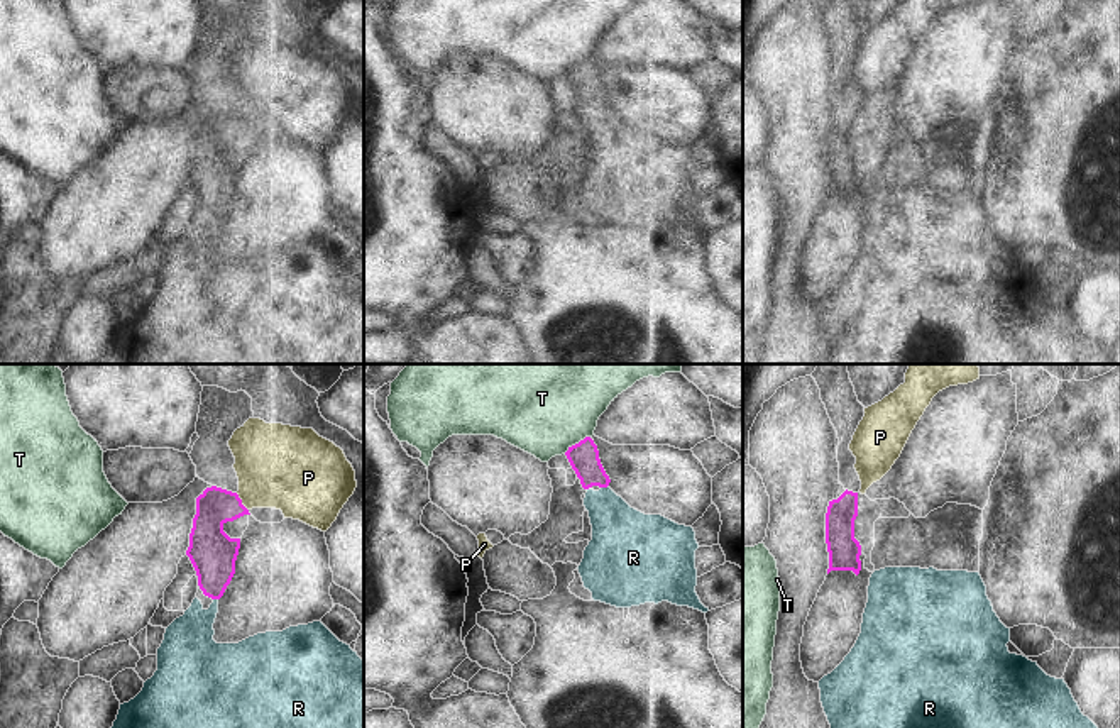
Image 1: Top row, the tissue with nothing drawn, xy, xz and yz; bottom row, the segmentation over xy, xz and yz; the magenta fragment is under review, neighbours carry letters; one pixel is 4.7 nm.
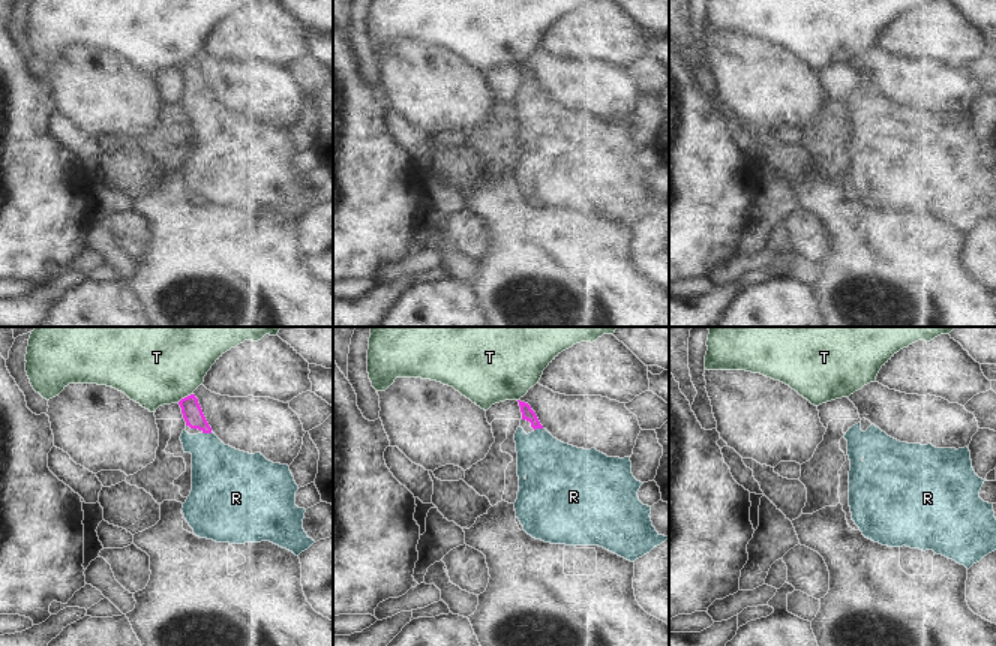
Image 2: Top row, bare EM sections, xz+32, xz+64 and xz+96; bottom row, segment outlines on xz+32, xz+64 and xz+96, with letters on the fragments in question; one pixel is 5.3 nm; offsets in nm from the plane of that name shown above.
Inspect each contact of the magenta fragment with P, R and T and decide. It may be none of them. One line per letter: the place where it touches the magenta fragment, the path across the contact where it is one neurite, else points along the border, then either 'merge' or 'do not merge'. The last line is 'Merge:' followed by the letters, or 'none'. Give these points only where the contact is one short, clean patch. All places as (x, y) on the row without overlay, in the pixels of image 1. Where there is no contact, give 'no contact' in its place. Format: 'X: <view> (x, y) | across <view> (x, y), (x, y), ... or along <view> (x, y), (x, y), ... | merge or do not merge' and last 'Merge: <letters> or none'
P: xy (241, 122) | along xy (236, 114), (247, 131) | do not merge
R: xz (604, 107) | across xz (584, 78), (587, 88), (604, 107), (604, 127), (621, 156) | merge
T: xz (576, 65) | along xz (589, 56), (564, 73) | do not merge
Merge: R

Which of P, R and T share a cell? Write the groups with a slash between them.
P / R / T

